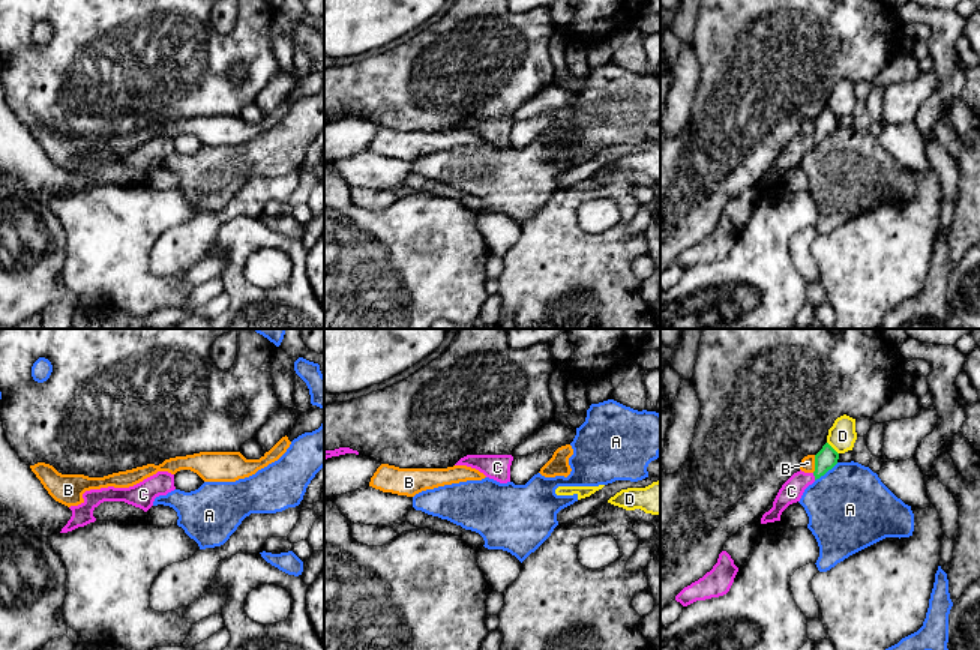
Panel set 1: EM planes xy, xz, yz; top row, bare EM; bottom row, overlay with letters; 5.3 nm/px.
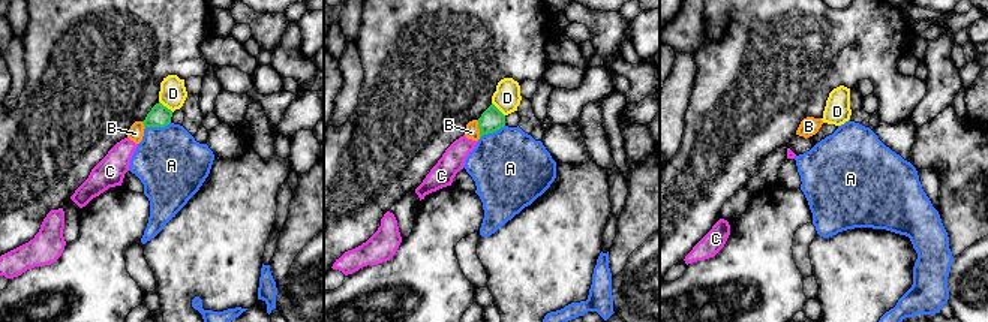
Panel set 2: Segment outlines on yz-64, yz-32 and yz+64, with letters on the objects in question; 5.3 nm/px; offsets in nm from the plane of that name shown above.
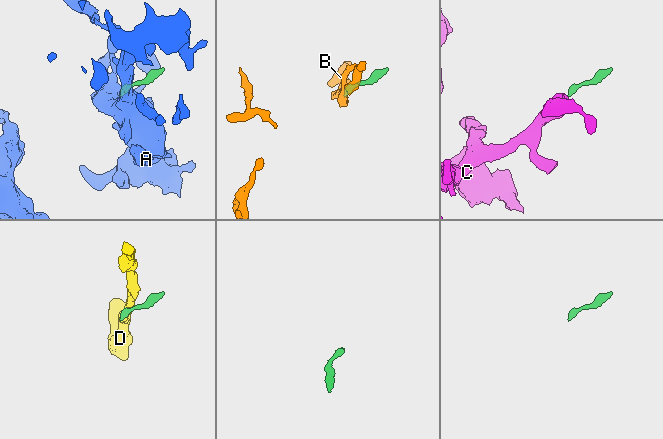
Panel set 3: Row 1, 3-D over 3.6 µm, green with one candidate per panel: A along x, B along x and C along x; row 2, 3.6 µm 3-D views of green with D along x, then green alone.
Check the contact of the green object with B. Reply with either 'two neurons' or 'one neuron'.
two neurons

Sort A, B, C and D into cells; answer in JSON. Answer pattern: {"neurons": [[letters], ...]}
{"neurons": [["A"], ["B"], ["C"], ["D"]]}

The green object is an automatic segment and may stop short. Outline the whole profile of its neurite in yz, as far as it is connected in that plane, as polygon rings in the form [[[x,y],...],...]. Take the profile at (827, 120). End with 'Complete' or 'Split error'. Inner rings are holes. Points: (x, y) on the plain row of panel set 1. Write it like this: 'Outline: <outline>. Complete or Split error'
Outline: [[[825,107],[815,119],[815,135],[804,137],[800,134],[794,137],[779,153],[773,165],[773,171],[762,179],[761,188],[780,185],[782,176],[789,168],[800,165],[804,153],[831,134],[837,128],[837,123],[839,117],[828,107]]]. Split error

